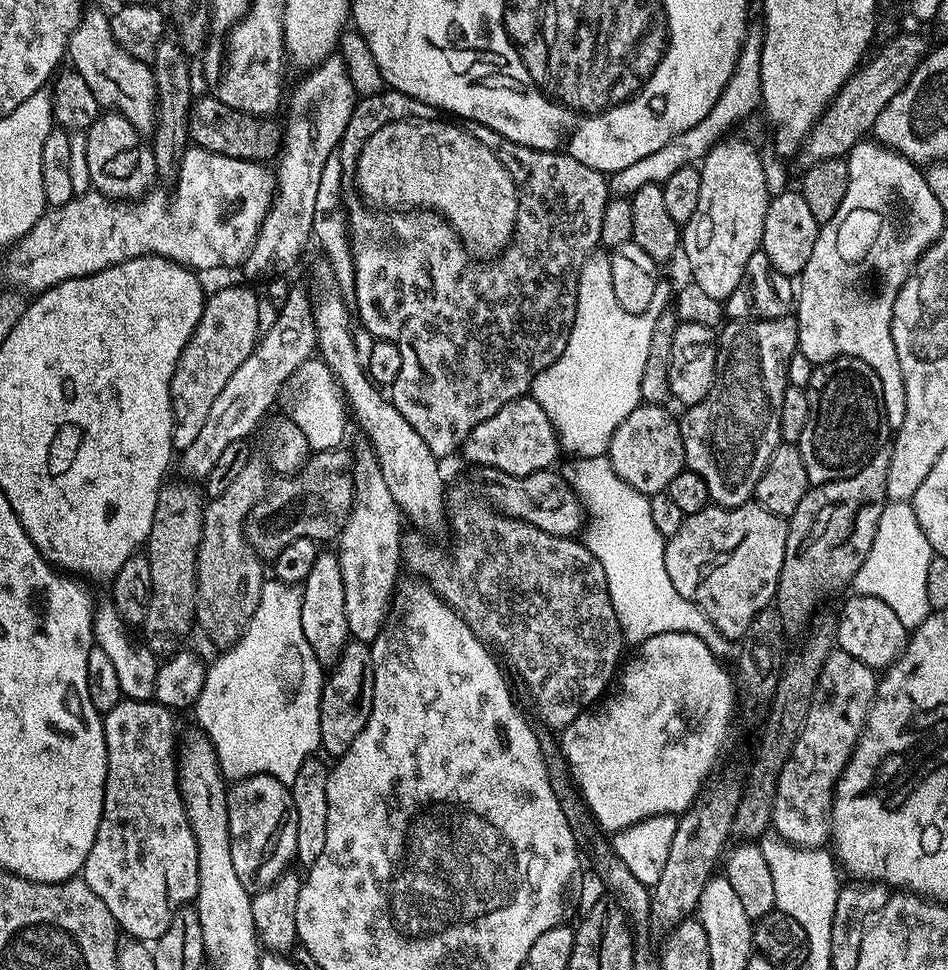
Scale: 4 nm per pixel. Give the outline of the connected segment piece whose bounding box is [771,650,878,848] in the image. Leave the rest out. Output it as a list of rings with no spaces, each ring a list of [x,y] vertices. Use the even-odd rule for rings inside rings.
[[[833,650],[822,666],[822,674],[816,683],[816,693],[810,702],[810,714],[800,731],[798,742],[794,742],[792,756],[786,758],[782,774],[778,774],[778,786],[774,794],[771,827],[775,835],[796,848],[823,848],[829,843],[832,834],[832,793],[836,783],[848,765],[848,759],[860,741],[864,724],[868,721],[868,712],[872,701],[876,699],[877,673],[870,666],[858,662],[854,654]]]

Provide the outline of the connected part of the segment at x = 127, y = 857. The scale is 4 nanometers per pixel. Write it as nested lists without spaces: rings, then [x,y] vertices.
[[[122,698],[114,710],[103,713],[104,741],[106,742],[106,758],[108,769],[106,770],[106,786],[104,787],[104,809],[98,826],[98,834],[94,838],[94,846],[90,846],[90,854],[86,858],[82,869],[82,878],[106,902],[106,910],[116,920],[121,929],[129,933],[129,937],[141,942],[155,942],[170,926],[174,914],[178,909],[191,905],[198,894],[198,842],[194,838],[194,830],[188,821],[188,814],[184,799],[180,793],[180,773],[178,771],[178,731],[176,732],[176,720],[173,709],[155,703],[152,700],[130,700]]]

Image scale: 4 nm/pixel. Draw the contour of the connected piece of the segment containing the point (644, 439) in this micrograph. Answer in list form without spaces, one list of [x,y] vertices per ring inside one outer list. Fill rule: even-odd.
[[[641,402],[634,410],[630,410],[630,414],[626,414],[626,418],[610,438],[606,453],[622,481],[628,482],[634,490],[646,497],[667,493],[670,482],[674,482],[679,472],[686,468],[680,422],[668,410],[662,404]]]

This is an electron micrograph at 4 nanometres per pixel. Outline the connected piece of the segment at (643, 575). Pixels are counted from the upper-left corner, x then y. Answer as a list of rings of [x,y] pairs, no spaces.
[[[624,540],[624,548],[628,548],[628,552],[624,552],[624,560],[616,556],[616,560],[604,560],[602,563],[612,605],[620,627],[624,629],[625,641],[635,646],[646,638],[654,638],[654,634],[692,632],[702,638],[706,646],[710,646],[710,650],[721,662],[735,661],[741,655],[741,645],[729,636],[723,636],[706,613],[698,610],[694,602],[682,598],[678,590],[674,590],[674,582],[670,582],[670,574],[666,574],[666,562],[660,564],[660,544],[663,541]]]

